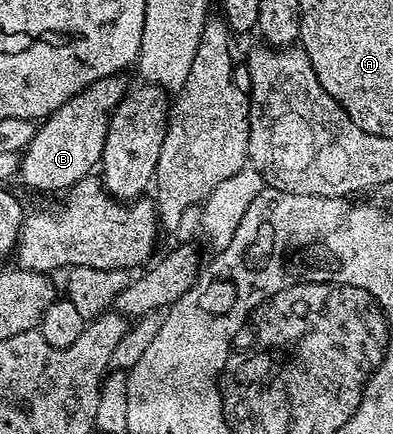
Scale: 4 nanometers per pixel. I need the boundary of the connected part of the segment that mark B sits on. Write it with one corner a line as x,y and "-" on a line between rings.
122,75
101,78
46,117
36,127
33,138
21,153
18,179
24,180
35,192
63,194
81,182
81,178
92,175
103,159
111,112
125,95
123,79

